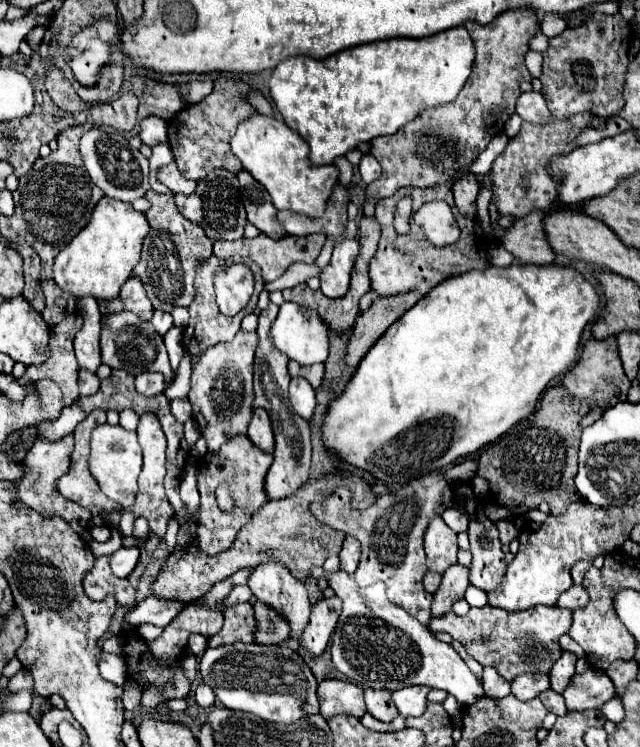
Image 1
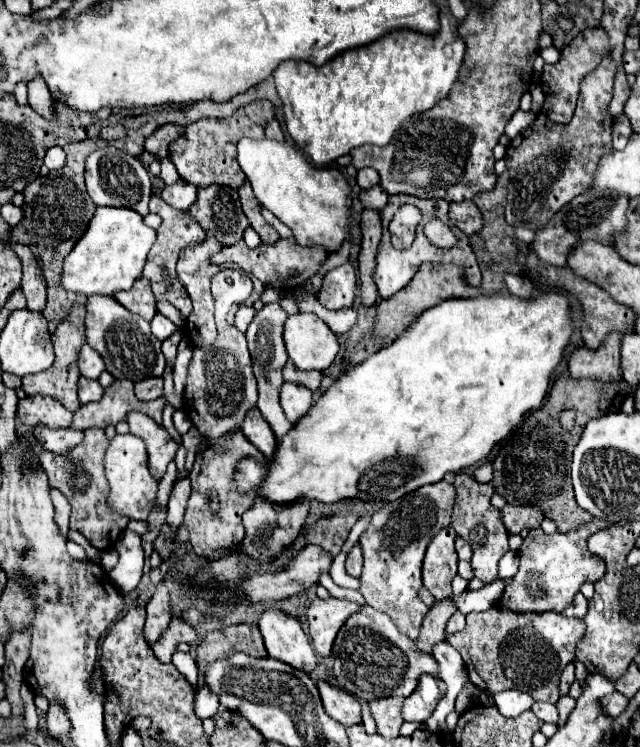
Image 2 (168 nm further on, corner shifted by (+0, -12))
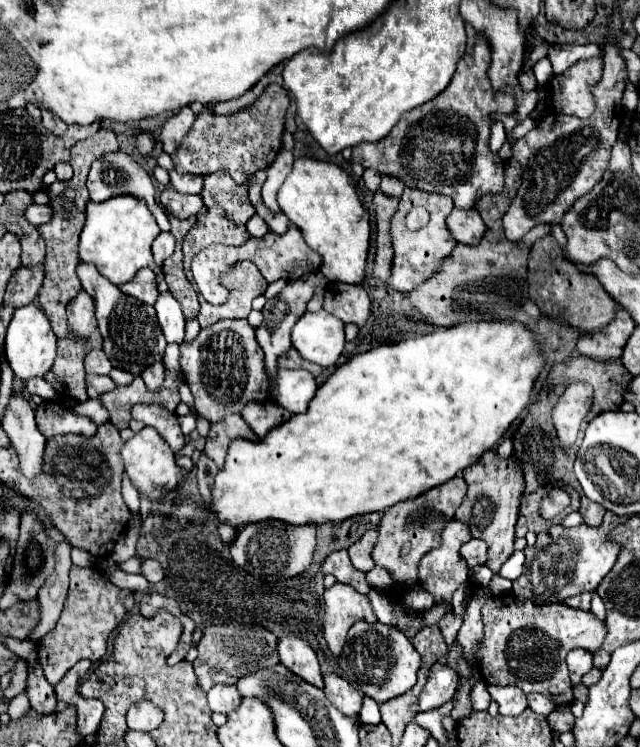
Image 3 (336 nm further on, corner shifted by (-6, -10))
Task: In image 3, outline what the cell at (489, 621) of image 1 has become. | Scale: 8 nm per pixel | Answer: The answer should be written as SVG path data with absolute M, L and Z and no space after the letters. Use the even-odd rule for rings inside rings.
M502 594L486 602L482 622L486 632L478 650L482 680L494 686L518 686L526 694L544 694L556 706L572 704L566 654L574 648L598 650L606 636L606 624L592 612L570 608L564 602L550 606L534 604L528 598L518 598L516 602L514 594Z

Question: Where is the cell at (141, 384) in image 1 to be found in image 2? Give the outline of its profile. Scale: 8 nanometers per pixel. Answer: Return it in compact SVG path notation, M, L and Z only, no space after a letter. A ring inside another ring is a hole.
M150 378L150 380L140 380L136 384L136 398L142 402L156 400L162 396L162 378Z

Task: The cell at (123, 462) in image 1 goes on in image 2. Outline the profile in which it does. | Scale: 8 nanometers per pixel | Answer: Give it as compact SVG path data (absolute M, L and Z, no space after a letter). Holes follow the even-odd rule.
M116 434L104 454L104 468L108 480L108 506L130 520L146 520L156 502L156 480L148 472L144 442L132 434Z

